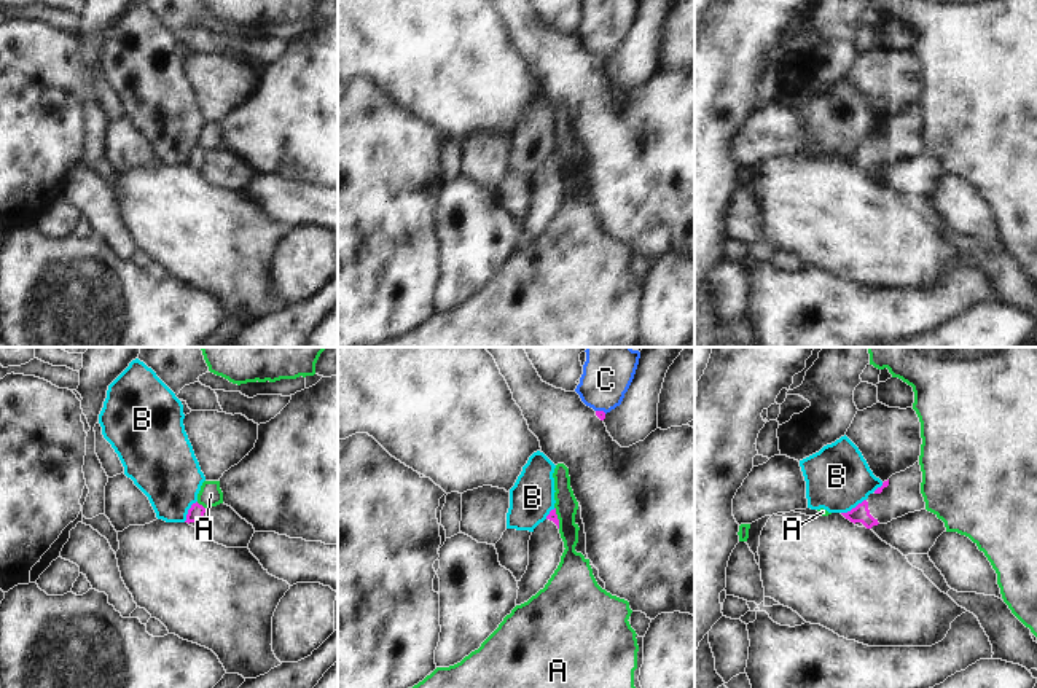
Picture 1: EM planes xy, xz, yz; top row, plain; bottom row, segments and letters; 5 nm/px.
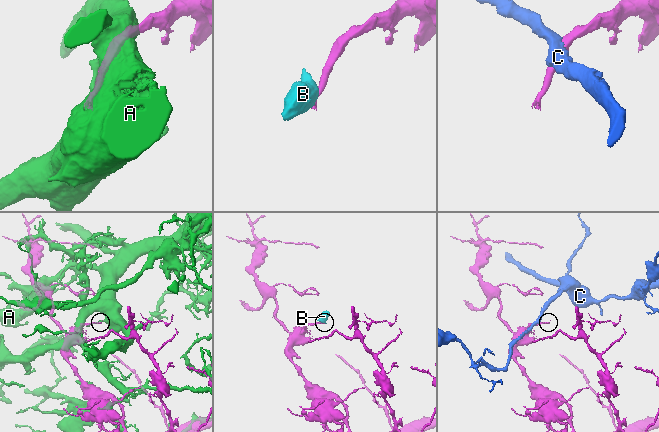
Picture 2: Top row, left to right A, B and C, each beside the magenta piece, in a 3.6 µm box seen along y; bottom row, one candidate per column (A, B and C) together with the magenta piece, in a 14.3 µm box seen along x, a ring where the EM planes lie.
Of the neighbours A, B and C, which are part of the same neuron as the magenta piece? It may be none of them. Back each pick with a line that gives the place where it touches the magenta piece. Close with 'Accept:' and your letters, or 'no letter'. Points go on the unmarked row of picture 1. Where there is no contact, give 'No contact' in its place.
Accept: no letter

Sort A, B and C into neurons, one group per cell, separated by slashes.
A / B / C

